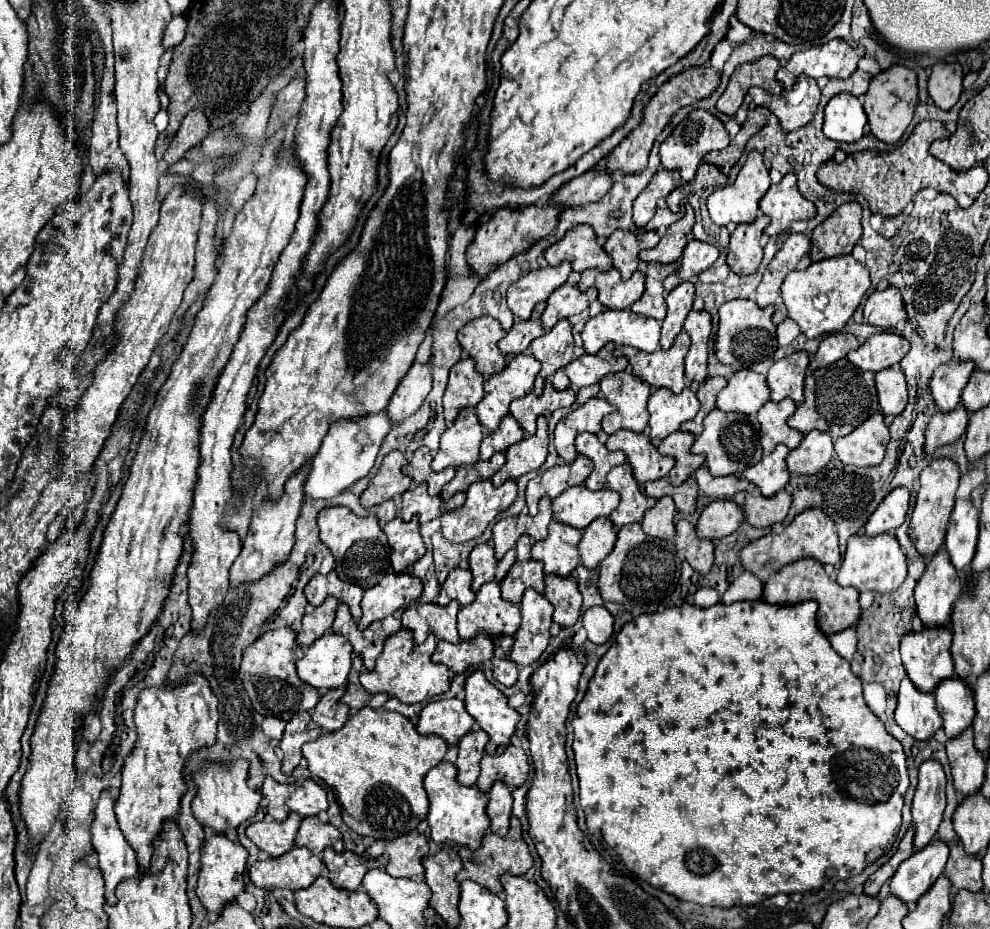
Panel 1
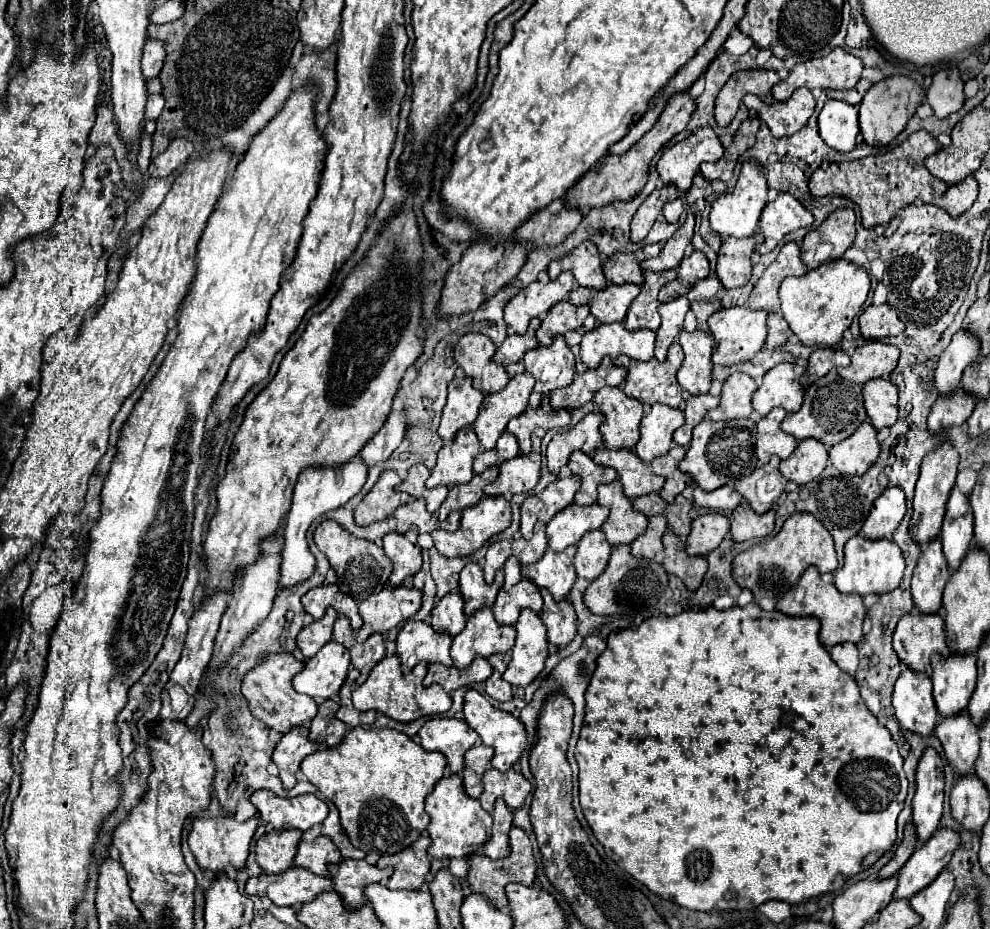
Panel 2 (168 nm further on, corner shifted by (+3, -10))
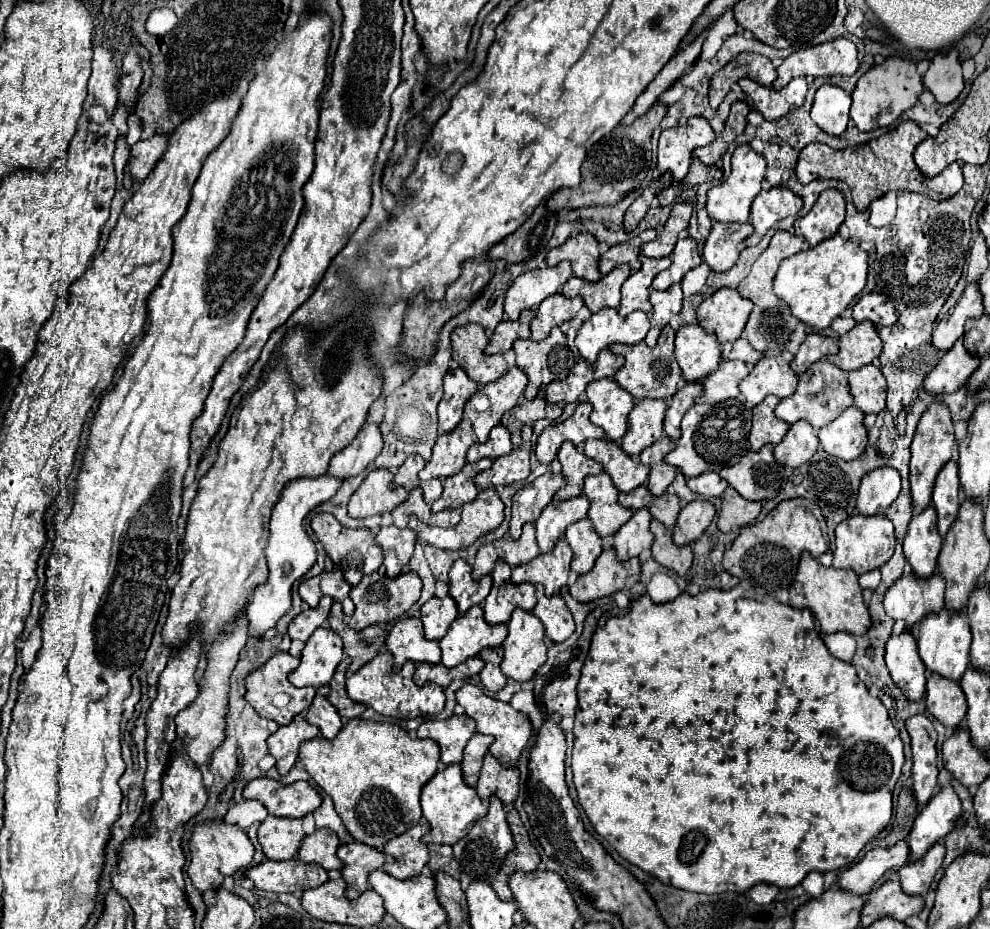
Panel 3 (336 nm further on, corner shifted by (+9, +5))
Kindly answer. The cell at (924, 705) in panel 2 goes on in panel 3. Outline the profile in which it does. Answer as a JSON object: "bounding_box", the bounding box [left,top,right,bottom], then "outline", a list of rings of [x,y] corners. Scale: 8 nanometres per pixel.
{"bounding_box":[885,628,925,700],"outline":[[[909,628],[893,634],[885,644],[885,664],[891,678],[899,684],[909,700],[919,700],[925,694],[925,664],[917,654],[917,642]]]}

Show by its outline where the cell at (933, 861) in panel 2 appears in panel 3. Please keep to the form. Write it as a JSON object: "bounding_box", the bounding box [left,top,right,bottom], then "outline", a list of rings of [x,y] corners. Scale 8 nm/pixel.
{"bounding_box":[909,784,961,860],"outline":[[[951,784],[939,786],[937,794],[921,808],[915,818],[913,830],[909,834],[911,860],[923,856],[937,840],[949,834],[955,826],[955,820],[961,816],[961,802]]]}

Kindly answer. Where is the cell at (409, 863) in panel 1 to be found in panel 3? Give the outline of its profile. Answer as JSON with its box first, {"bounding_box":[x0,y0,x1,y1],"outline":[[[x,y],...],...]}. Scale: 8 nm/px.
{"bounding_box":[383,818,429,880],"outline":[[[423,818],[415,828],[403,832],[385,844],[383,852],[393,856],[395,860],[385,864],[383,870],[399,880],[407,880],[411,876],[421,874],[423,866],[429,862],[427,844],[421,840],[423,834],[429,832],[429,822]]]}

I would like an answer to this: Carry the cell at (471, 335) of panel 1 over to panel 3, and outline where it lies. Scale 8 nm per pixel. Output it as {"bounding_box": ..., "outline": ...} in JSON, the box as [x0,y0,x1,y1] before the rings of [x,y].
{"bounding_box":[451,324,509,386],"outline":[[[479,324],[459,326],[451,334],[453,360],[459,362],[459,366],[467,372],[467,376],[481,386],[499,380],[509,370],[501,354],[487,356],[483,352],[487,342],[489,342],[487,332]]]}

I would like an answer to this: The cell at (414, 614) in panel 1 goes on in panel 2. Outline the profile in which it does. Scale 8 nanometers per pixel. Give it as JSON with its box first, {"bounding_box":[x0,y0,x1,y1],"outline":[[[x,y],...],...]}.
{"bounding_box":[397,619,451,673],"outline":[[[409,619],[397,635],[397,655],[401,657],[403,673],[409,673],[419,661],[451,667],[451,635],[439,633],[423,621]]]}

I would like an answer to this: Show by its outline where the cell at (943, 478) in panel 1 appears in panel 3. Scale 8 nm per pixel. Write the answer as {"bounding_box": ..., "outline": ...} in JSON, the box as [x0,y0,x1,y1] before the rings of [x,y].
{"bounding_box":[911,402,955,510],"outline":[[[933,402],[923,412],[915,438],[911,442],[911,494],[913,494],[913,506],[917,510],[923,510],[929,506],[935,476],[951,460],[953,444],[955,444],[955,436],[953,436],[953,420],[951,420],[949,408],[943,402]]]}

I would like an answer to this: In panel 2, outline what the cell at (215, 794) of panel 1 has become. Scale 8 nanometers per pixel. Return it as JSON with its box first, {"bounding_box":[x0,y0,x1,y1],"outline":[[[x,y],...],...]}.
{"bounding_box":[187,815,259,873],"outline":[[[233,815],[195,819],[187,841],[189,841],[189,847],[191,847],[199,867],[211,869],[213,873],[217,873],[217,871],[223,871],[231,863],[235,869],[241,869],[249,855],[249,845],[257,831],[257,823],[259,823],[259,815],[255,815],[247,821],[237,821]]]}

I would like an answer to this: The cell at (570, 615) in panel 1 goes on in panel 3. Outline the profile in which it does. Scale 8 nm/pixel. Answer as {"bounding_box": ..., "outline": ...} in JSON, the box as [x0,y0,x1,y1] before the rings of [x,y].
{"bounding_box":[533,586,575,644],"outline":[[[541,586],[535,588],[537,588],[537,606],[533,608],[533,614],[543,622],[545,636],[557,644],[565,642],[575,630],[575,622],[569,608],[565,606],[561,596],[549,598],[543,594]]]}

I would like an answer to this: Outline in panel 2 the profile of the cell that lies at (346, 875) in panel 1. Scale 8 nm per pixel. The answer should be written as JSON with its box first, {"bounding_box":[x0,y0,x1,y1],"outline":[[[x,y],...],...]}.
{"bounding_box":[327,859,385,911],"outline":[[[343,859],[337,865],[327,867],[333,879],[335,891],[341,895],[349,911],[357,911],[363,905],[363,887],[369,883],[381,883],[385,879],[383,871],[369,865],[365,859]]]}

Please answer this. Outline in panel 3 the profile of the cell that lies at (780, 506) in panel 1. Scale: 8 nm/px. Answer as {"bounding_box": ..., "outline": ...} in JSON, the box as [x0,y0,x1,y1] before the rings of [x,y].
{"bounding_box":[717,486,761,532],"outline":[[[731,486],[723,492],[721,500],[723,500],[723,504],[721,504],[721,512],[717,516],[717,528],[721,532],[729,532],[733,528],[743,528],[743,526],[751,524],[761,512],[759,502],[749,502],[745,498],[741,498]]]}

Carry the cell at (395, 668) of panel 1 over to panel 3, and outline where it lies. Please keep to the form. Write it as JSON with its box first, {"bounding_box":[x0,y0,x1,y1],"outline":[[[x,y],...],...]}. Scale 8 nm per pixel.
{"bounding_box":[347,654,445,720],"outline":[[[377,654],[369,664],[357,670],[353,676],[347,678],[347,696],[359,704],[373,708],[383,716],[411,720],[417,716],[437,716],[445,706],[445,694],[437,684],[417,686],[413,682],[415,666],[407,662],[399,672],[393,672],[393,656]]]}

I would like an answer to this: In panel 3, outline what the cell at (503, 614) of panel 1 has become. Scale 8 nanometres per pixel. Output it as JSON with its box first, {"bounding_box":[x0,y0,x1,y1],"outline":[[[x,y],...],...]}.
{"bounding_box":[439,606,507,668],"outline":[[[479,606],[469,608],[465,616],[459,616],[443,640],[439,640],[441,648],[441,664],[453,668],[467,658],[477,656],[483,648],[497,648],[503,644],[507,636],[505,624],[487,624],[483,618],[483,610]]]}

